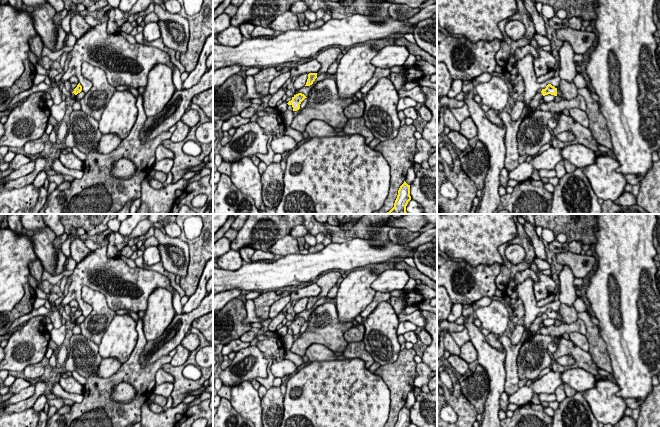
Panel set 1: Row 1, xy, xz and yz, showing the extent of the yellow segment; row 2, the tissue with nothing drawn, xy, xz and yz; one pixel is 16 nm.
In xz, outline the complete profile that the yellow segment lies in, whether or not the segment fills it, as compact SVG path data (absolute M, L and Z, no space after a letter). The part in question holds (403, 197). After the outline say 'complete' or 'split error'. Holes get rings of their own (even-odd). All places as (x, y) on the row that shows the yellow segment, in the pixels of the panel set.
M404 181L398 190L398 195L395 200L394 207L385 214L408 214L406 212L406 206L410 200L410 185Z; complete

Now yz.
M548 84L545 89L542 89L541 92L537 92L536 95L530 101L529 106L524 107L522 114L517 121L513 121L510 114L505 111L497 112L498 116L502 119L507 129L505 135L505 146L506 146L505 168L508 170L508 172L513 171L519 165L517 134L520 124L522 123L525 117L530 115L532 110L538 107L543 97L548 94L557 96L557 88L555 88L551 84Z; split error

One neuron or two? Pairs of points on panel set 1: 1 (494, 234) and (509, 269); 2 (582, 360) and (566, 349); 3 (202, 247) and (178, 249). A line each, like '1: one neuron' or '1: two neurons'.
1: two neurons
2: one neuron
3: two neurons

